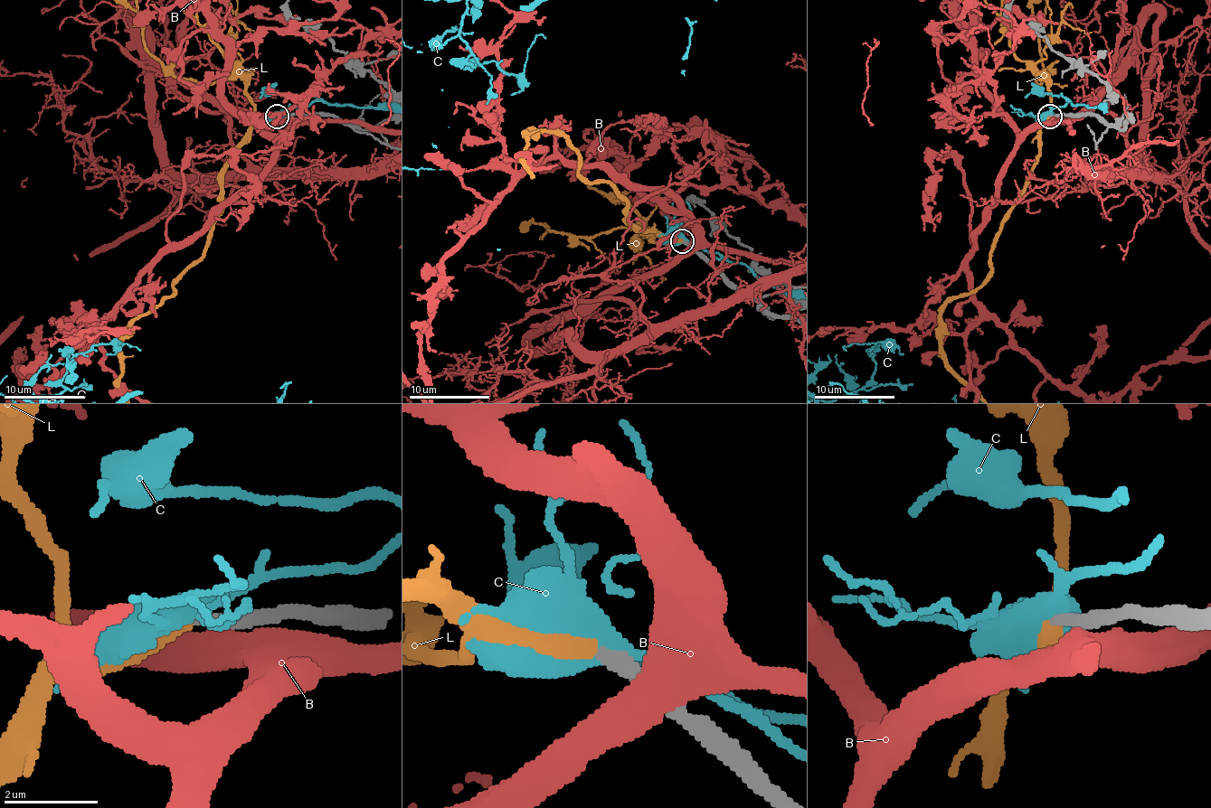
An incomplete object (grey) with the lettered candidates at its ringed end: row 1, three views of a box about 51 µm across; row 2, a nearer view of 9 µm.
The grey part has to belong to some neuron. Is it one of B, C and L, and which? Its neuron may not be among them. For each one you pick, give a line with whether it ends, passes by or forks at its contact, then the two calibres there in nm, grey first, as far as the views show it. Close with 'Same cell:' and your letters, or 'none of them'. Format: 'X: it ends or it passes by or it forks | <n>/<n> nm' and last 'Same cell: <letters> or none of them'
L: it ends | 300/320 nm
Same cell: L

